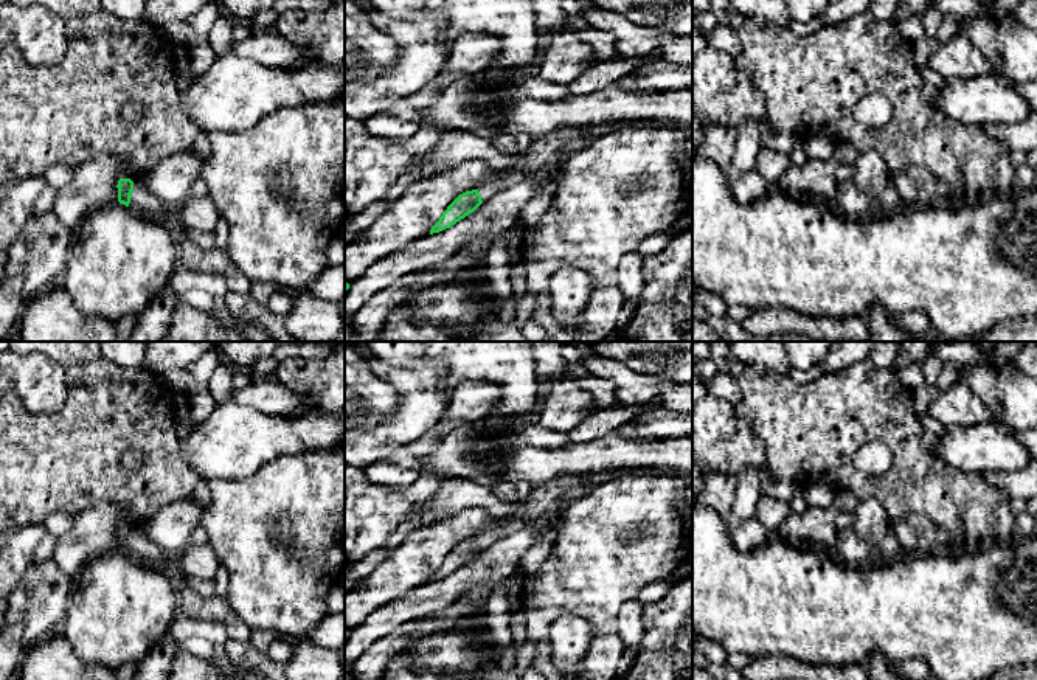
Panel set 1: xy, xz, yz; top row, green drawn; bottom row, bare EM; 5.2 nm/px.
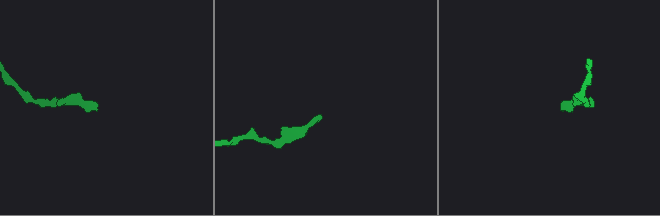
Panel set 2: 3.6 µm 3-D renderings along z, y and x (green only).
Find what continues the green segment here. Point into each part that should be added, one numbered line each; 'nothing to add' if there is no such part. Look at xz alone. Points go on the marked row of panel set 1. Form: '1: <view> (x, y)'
1: xz (491, 188)

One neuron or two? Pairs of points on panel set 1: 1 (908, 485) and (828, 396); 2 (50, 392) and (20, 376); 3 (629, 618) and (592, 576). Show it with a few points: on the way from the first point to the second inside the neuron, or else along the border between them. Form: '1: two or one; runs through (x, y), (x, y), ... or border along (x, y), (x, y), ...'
1: one; runs through (908, 457), (908, 452), (863, 407), (856, 407)
2: one; runs through (42, 388), (33, 388), (28, 384)
3: two; border along (637, 596), (620, 609), (618, 637), (623, 643)

